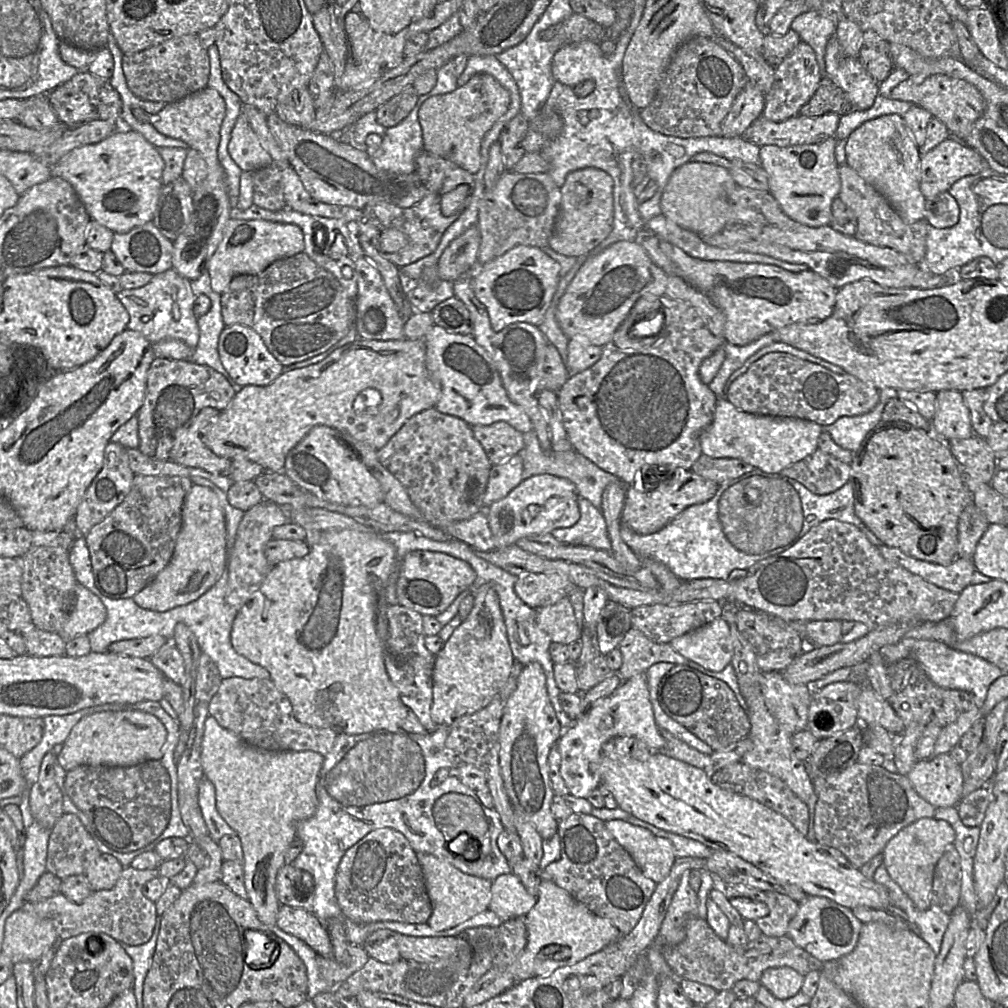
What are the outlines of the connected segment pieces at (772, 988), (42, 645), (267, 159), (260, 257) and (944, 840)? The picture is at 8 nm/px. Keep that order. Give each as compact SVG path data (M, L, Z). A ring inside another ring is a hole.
M784 966L765 970L760 983L776 998L786 1000L794 997L801 991L804 979L804 975L790 967Z
M33 627L22 633L27 655L37 657L65 656L66 641L58 633L50 633Z
M242 113L231 132L228 152L233 161L245 172L253 172L273 163L271 155L263 148Z
M230 219L223 239L205 264L214 292L225 292L231 280L238 275L257 275L276 260L287 258L304 250L304 235L296 224L267 220Z
M925 817L901 829L882 852L888 874L919 910L931 907L934 869L947 846L954 843L955 835L955 830L947 821Z

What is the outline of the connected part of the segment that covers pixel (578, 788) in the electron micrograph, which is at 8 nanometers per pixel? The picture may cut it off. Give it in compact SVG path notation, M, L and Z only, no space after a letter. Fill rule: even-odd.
M646 672L622 681L610 696L602 700L586 716L573 721L562 733L556 746L561 756L560 774L569 789L569 794L575 797L587 798L600 786L598 767L603 756L602 747L611 738L636 737L645 742L652 752L662 751L665 747L665 739L655 722L649 700Z

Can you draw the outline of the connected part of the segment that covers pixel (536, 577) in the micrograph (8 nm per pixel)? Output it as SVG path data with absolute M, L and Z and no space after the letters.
M527 572L516 577L514 591L524 603L538 609L568 596L573 585L564 573Z

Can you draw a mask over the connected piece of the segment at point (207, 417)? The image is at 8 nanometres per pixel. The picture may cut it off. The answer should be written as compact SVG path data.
M212 407L200 410L191 426L174 443L169 460L200 468L217 476L230 477L232 460L214 454L202 441L202 435L219 411Z

